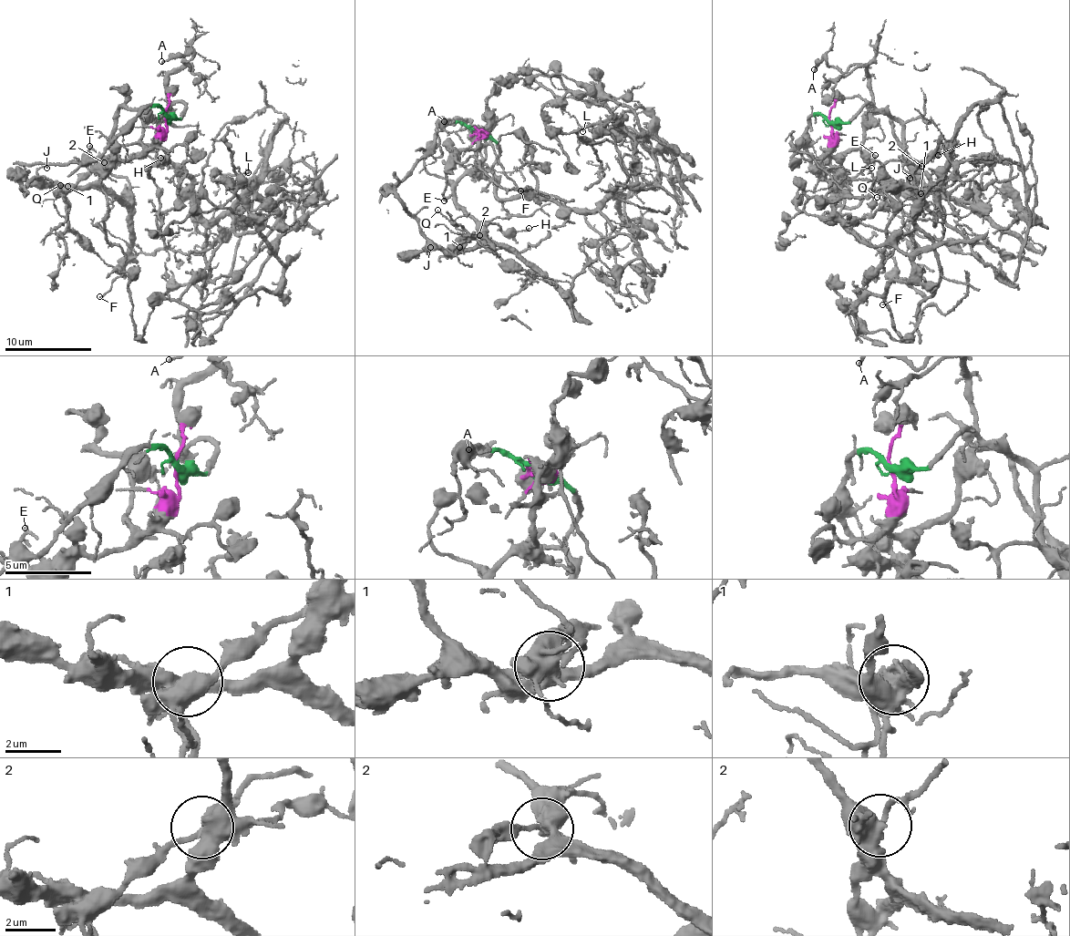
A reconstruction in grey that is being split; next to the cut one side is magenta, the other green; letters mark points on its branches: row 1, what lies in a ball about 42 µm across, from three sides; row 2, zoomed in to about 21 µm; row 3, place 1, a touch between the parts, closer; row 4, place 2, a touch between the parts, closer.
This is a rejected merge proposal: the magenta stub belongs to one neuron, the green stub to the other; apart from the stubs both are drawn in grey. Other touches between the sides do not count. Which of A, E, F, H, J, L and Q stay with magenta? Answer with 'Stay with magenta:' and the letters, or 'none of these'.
Stay with magenta: E, F, H, J

